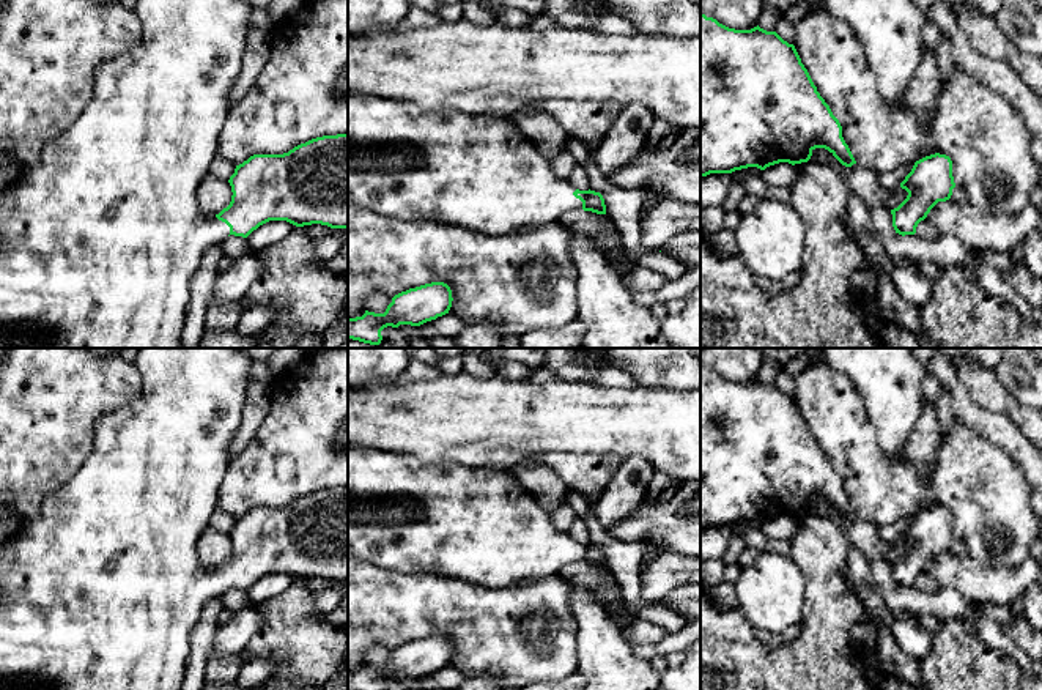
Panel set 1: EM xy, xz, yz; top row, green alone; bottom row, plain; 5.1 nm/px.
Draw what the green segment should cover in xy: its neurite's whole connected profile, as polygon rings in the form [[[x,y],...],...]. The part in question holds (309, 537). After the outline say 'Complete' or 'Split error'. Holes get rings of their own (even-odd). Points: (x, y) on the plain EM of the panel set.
[[[139,348],[137,359],[134,362],[140,380],[140,392],[126,406],[104,414],[96,424],[93,451],[77,473],[57,492],[44,496],[39,512],[35,517],[24,520],[20,531],[0,542],[0,690],[181,690],[181,684],[186,674],[186,663],[190,654],[190,635],[195,629],[205,603],[222,595],[228,588],[247,591],[253,583],[269,573],[286,573],[296,580],[321,577],[331,581],[348,581],[348,487],[323,488],[301,496],[283,507],[253,507],[242,517],[236,518],[235,526],[228,536],[231,539],[231,555],[216,569],[206,569],[200,564],[197,555],[197,542],[203,531],[208,528],[211,514],[217,509],[217,493],[225,479],[225,473],[230,466],[230,443],[238,432],[242,421],[242,410],[250,383],[250,365],[253,359],[244,354],[239,348]]]. Split error

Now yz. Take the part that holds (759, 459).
[[[700,365],[700,529],[748,520],[765,523],[779,515],[795,518],[807,515],[815,501],[828,503],[845,520],[856,517],[839,473],[817,444],[795,399],[759,378],[735,383]]]. Complete

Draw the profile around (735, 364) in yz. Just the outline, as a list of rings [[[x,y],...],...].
[[[700,348],[700,365],[735,383],[757,380],[763,362],[763,348]]]

